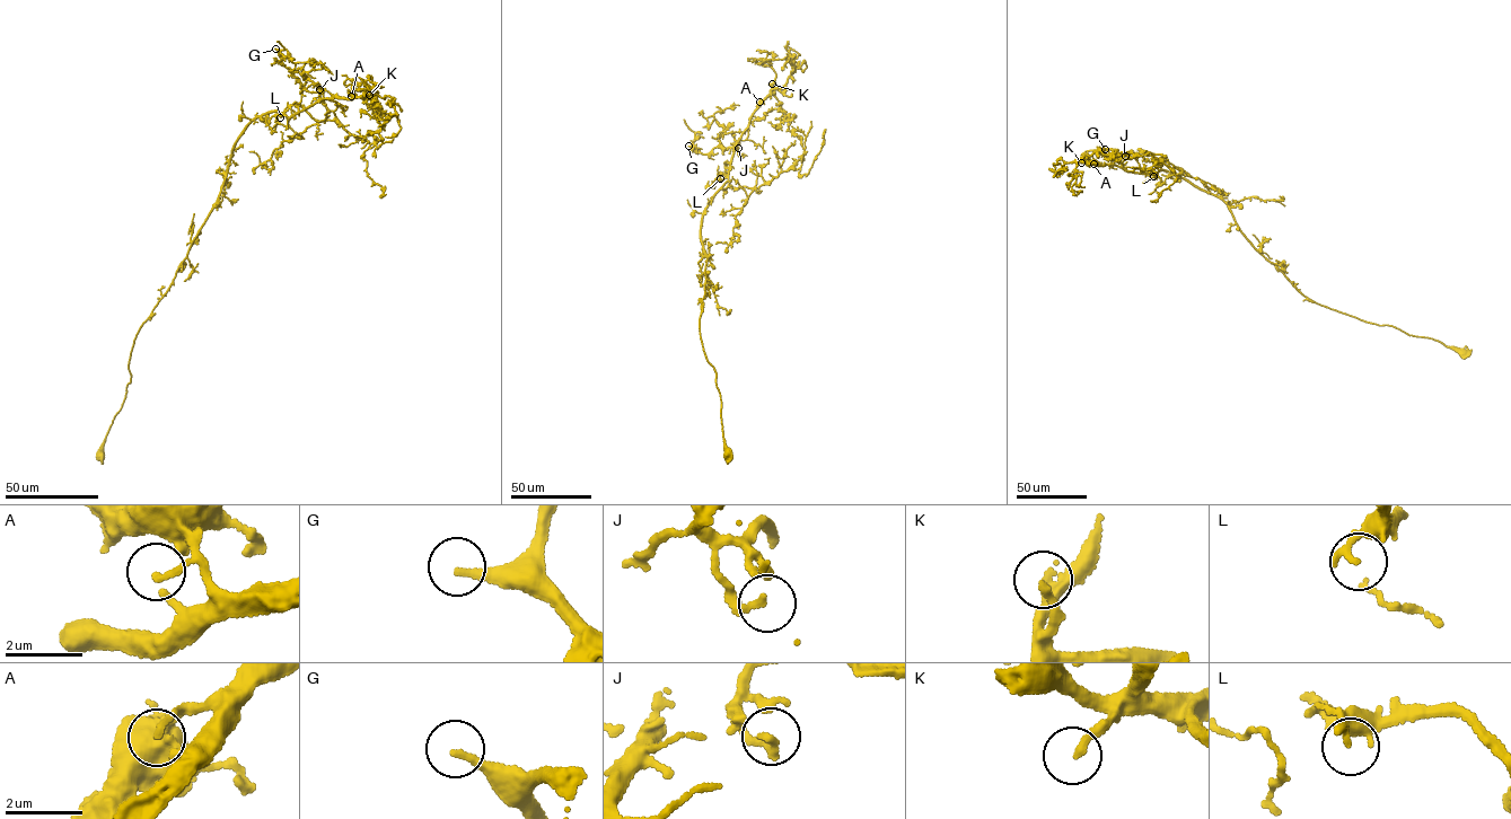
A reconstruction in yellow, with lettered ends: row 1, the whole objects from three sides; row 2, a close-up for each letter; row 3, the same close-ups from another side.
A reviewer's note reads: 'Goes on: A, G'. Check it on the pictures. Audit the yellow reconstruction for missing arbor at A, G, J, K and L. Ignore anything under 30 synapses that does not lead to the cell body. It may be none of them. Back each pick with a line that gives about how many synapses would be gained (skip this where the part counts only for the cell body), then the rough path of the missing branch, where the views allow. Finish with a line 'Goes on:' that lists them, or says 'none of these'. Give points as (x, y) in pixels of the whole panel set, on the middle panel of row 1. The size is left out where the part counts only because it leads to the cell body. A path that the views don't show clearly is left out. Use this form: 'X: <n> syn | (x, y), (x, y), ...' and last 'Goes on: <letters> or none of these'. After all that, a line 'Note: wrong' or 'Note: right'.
G: 45 syn | (688, 146), (666, 144), (665, 138)
Goes on: G
Note: wrong

